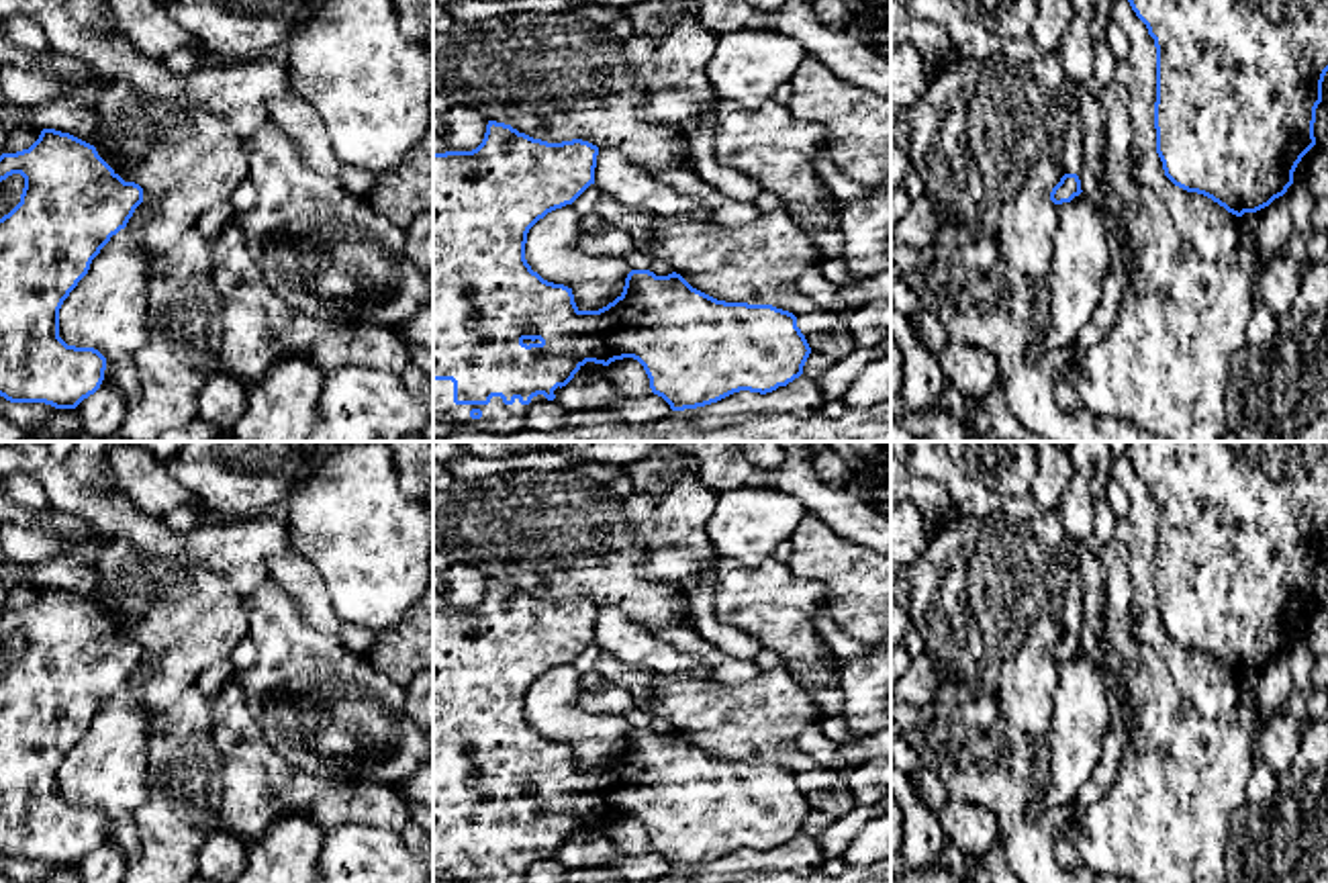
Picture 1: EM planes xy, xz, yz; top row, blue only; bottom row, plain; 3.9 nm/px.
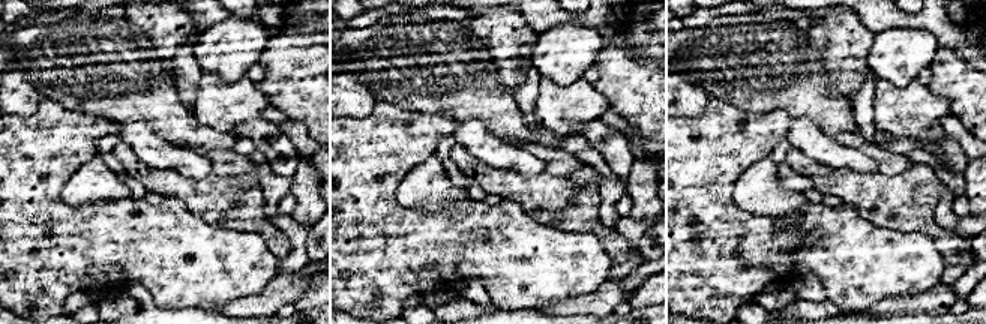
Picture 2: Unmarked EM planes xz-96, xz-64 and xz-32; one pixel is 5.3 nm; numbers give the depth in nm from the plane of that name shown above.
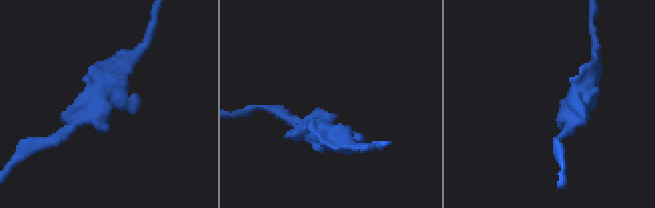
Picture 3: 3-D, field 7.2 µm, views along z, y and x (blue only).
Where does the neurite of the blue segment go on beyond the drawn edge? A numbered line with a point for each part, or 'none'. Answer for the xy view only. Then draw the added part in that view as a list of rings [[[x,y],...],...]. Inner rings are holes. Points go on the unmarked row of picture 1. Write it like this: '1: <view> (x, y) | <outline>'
none

